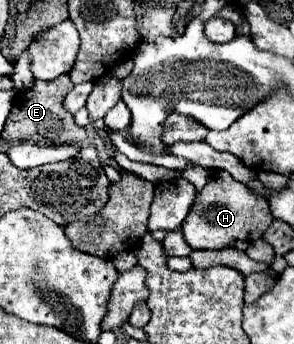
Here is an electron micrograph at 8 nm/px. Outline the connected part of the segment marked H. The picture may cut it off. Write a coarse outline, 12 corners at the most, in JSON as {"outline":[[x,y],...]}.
{"outline":[[215,170],[181,230],[193,250],[253,242],[271,226],[265,196]]}

